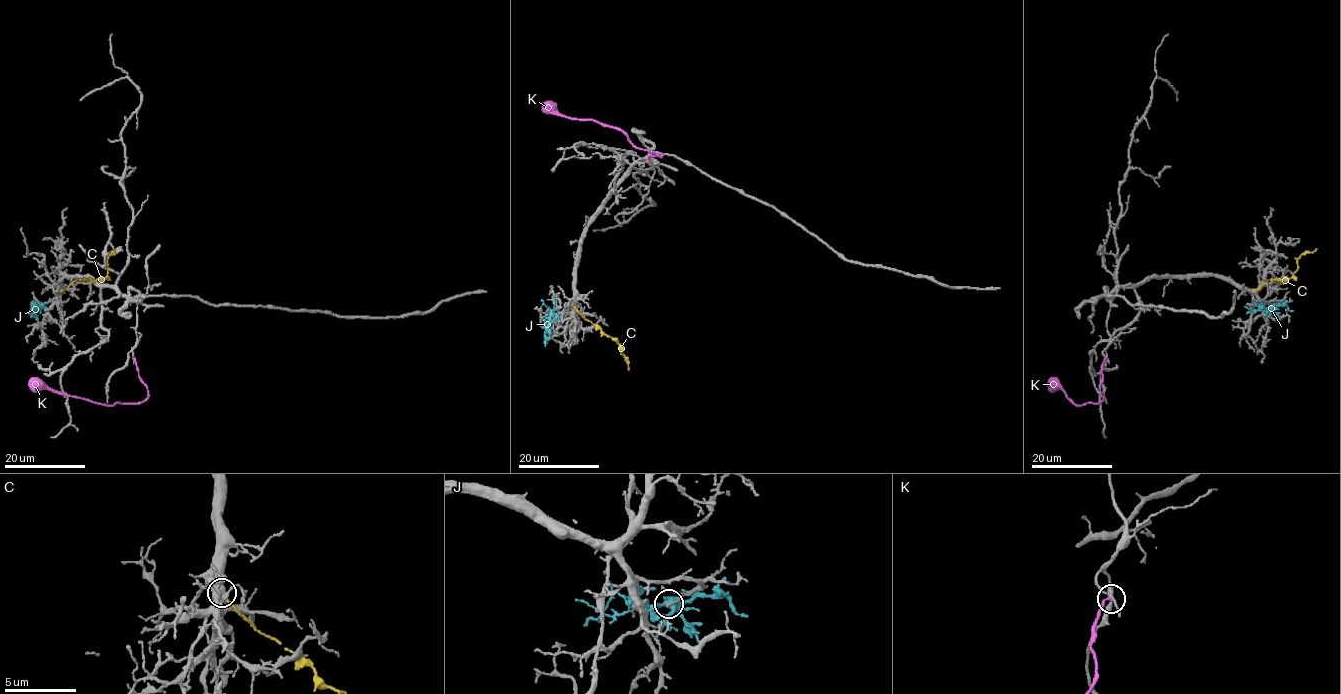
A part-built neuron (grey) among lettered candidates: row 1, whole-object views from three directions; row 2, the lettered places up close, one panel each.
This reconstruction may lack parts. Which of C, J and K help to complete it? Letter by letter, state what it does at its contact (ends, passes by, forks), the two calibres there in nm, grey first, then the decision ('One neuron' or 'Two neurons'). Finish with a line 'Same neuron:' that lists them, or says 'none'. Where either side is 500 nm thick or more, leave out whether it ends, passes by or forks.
C: It ends there. Thickness 480 nm (grey) against 220 nm. Two neurons
J: It forks there. Thickness 160 nm (grey) against 400 nm. Two neurons
K: It ends there. Thickness 140 nm (grey) against 200 nm. Two neurons
Same neuron: none

